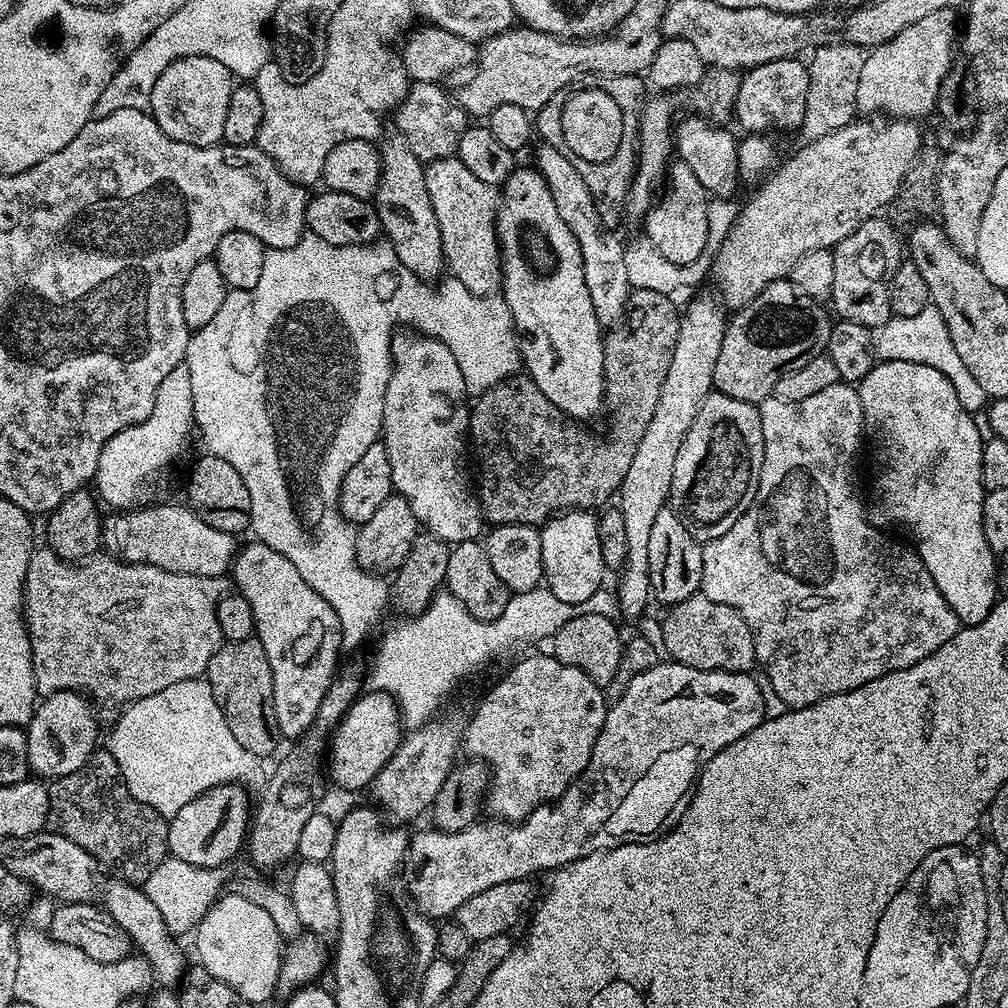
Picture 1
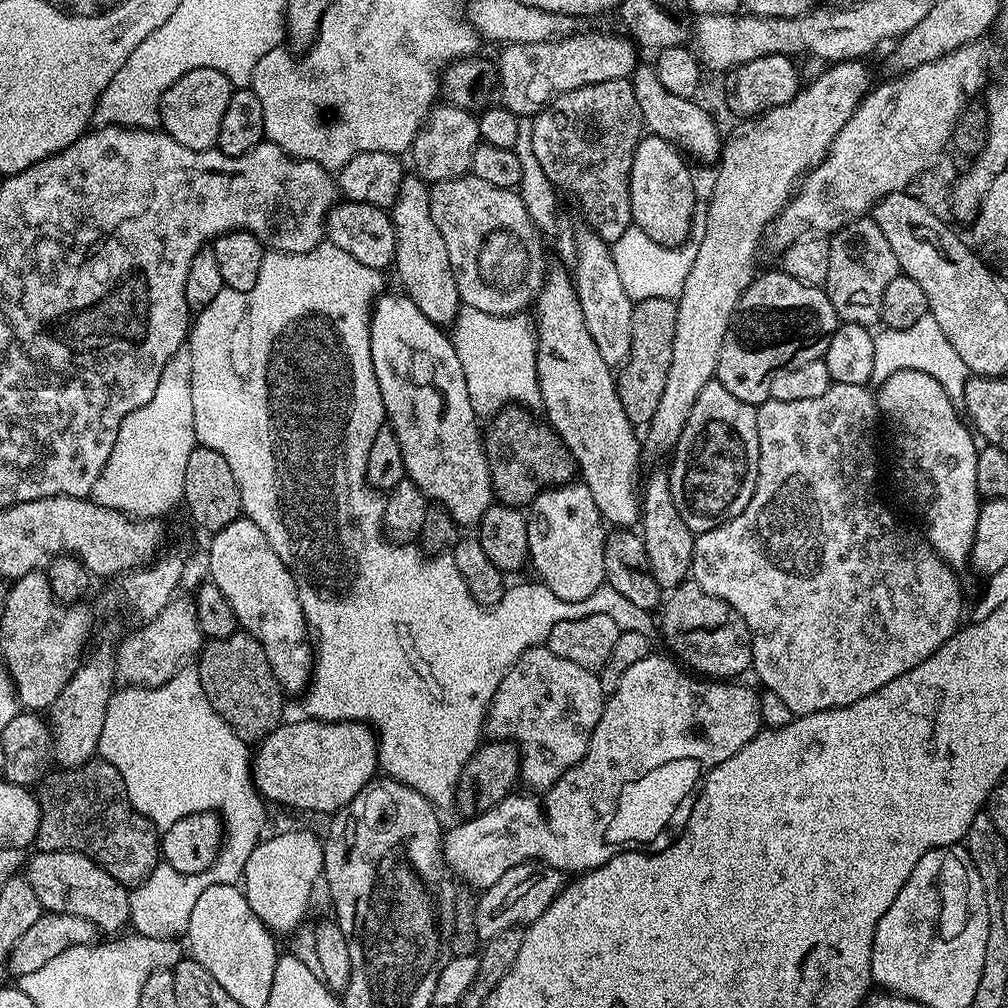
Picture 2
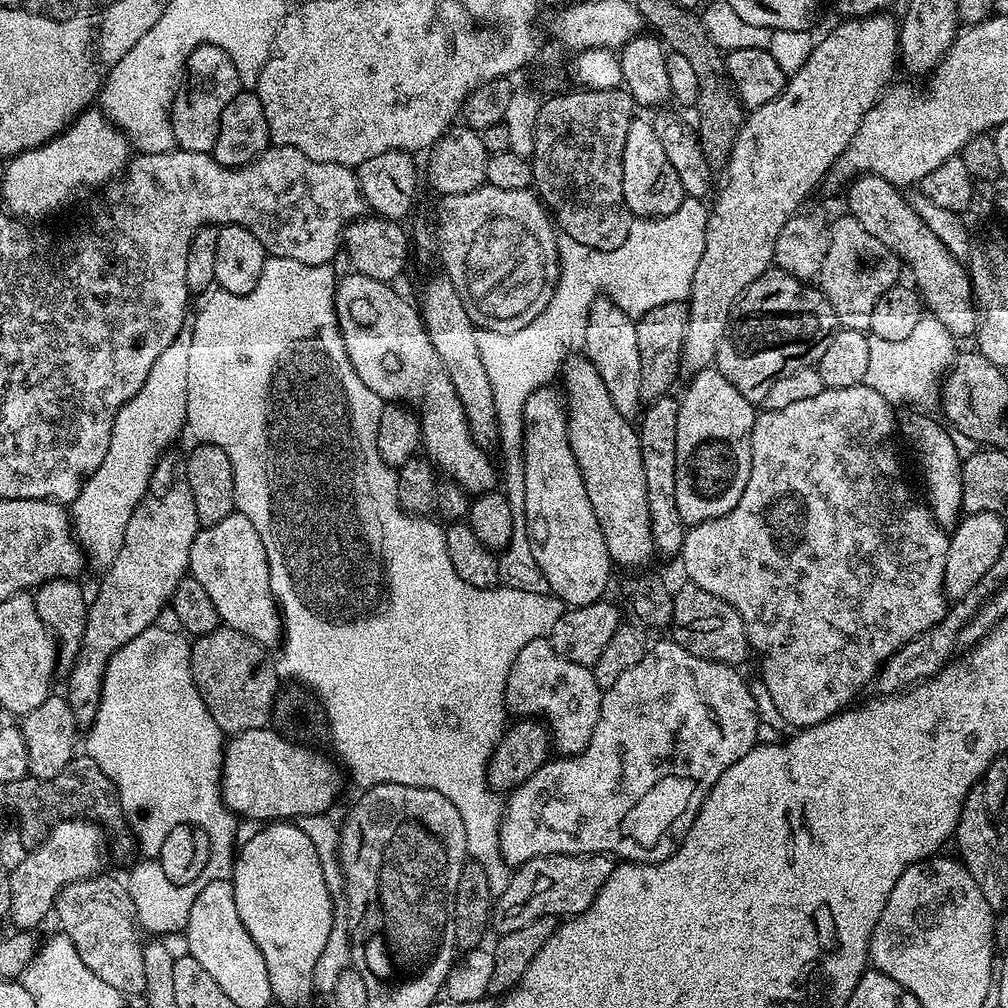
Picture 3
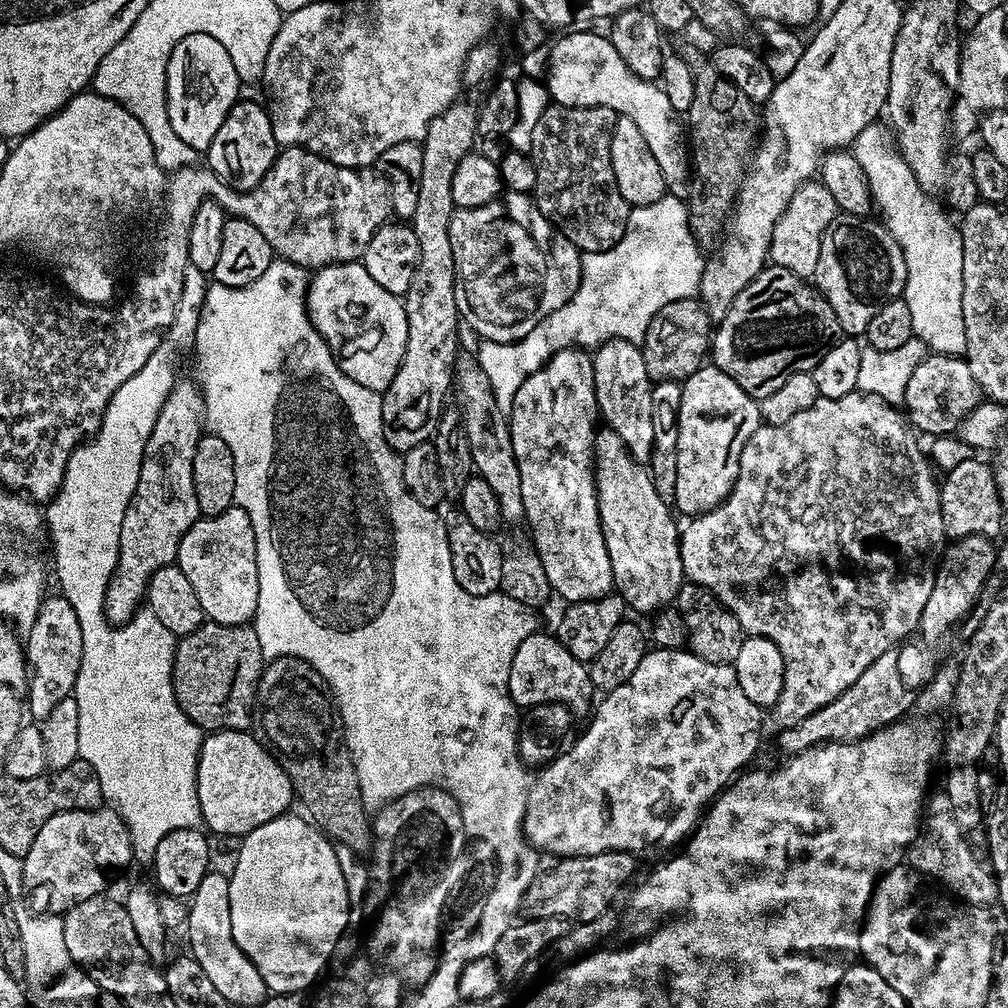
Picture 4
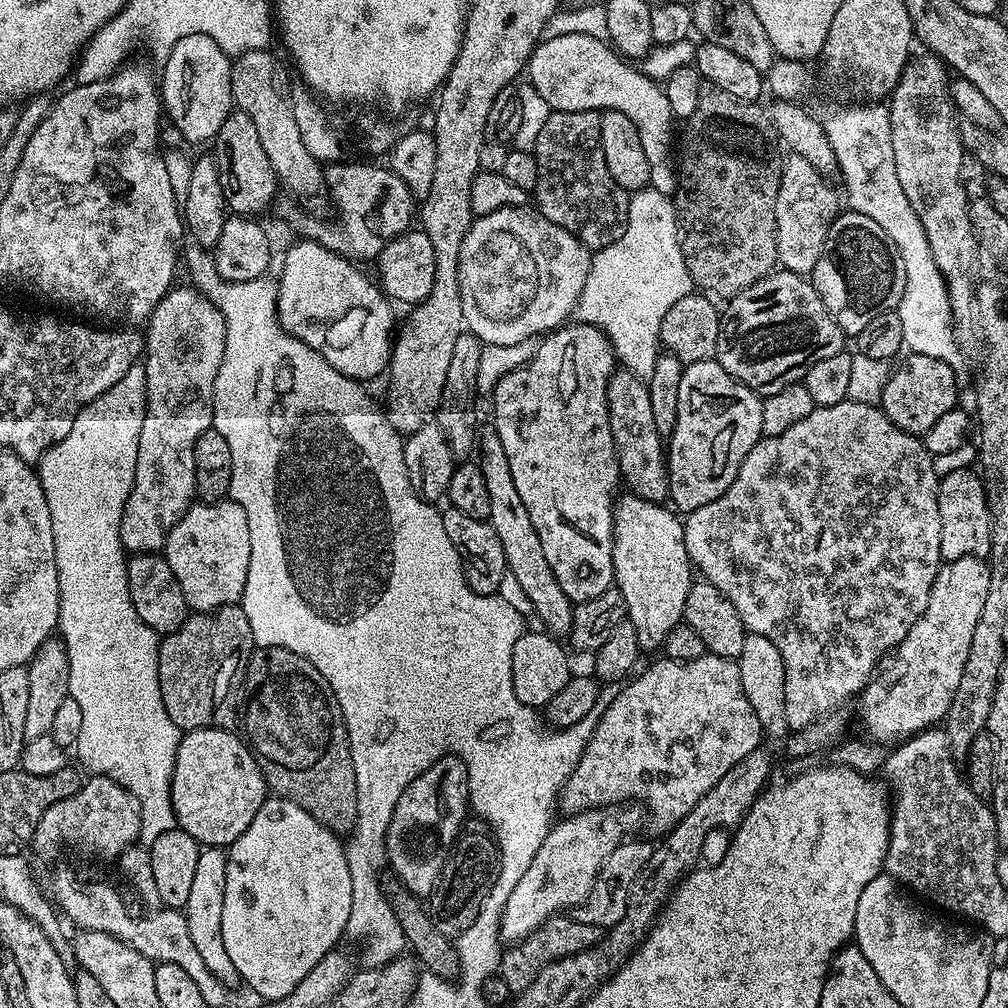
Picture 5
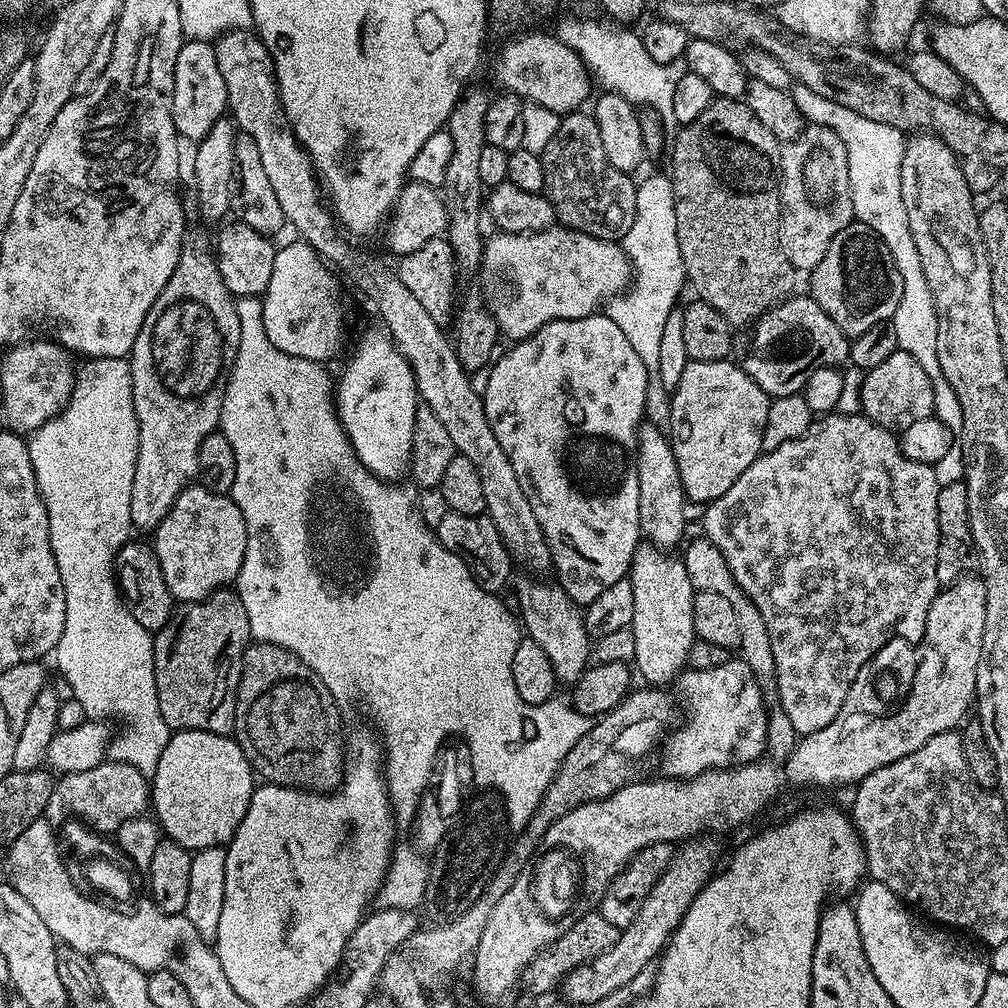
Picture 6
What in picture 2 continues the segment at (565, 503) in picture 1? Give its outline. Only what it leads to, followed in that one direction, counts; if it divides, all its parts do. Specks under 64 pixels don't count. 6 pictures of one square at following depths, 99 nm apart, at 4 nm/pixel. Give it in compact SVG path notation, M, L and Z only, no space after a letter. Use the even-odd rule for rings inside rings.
M650 298L639 301L632 309L632 352L619 369L615 382L622 410L626 410L626 418L630 418L634 426L647 426L658 411L666 374L670 374L675 329L676 304L672 300ZM520 406L503 408L487 421L483 433L495 499L519 509L531 505L544 489L569 483L578 472L568 447L551 424L543 419L535 420L528 412L531 411Z

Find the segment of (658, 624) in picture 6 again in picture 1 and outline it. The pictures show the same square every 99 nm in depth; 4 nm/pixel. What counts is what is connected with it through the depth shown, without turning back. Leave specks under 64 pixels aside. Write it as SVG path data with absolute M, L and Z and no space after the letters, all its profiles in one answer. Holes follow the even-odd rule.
M517 167L516 171L510 174L508 181L502 185L502 206L496 209L496 241L500 243L500 265L504 275L502 298L512 315L512 326L518 333L520 359L527 375L531 376L534 383L538 386L538 390L542 390L542 394L546 394L546 398L550 398L550 402L554 402L554 406L558 406L558 410L562 410L567 416L571 416L577 422L588 422L584 420L598 415L600 408L602 412L605 407L604 336L602 335L598 318L594 314L594 306L590 302L590 290L586 288L586 278L582 274L582 250L578 250L578 238L574 238L574 234L570 231L570 226L566 226L566 222L558 214L558 206L554 206L554 198L550 198L550 186L546 186L542 174L535 167Z

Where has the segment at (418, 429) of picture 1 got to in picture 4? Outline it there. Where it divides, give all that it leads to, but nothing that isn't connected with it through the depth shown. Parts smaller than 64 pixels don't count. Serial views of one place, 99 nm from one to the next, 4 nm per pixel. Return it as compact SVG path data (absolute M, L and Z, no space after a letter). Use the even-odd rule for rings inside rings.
M363 263L328 264L311 273L306 297L308 317L340 361L340 369L358 386L383 393L394 382L406 354L408 319L403 299L382 290Z

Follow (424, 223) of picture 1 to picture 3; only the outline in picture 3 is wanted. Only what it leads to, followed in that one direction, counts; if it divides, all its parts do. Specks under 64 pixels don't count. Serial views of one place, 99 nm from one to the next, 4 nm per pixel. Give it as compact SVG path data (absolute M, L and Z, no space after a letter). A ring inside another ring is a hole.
M437 274L433 280L426 281L420 304L418 300L418 311L434 350L438 350L444 373L450 382L454 382L454 390L462 402L462 410L470 426L472 441L482 449L495 449L500 431L494 410L494 392L490 390L490 380L486 378L486 366L482 366L482 354L478 354L478 329L472 323L470 314L466 314L466 306L462 306L462 298L458 298L454 282L450 282L443 274Z

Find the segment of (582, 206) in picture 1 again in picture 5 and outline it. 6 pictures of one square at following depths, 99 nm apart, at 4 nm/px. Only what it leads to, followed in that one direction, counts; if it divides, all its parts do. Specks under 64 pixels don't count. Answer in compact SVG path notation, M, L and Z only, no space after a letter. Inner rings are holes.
M627 370L613 372L608 383L608 413L620 463L620 475L626 488L628 484L627 491L631 495L642 497L643 500L667 501L666 440L661 436L658 426L654 426L647 383Z

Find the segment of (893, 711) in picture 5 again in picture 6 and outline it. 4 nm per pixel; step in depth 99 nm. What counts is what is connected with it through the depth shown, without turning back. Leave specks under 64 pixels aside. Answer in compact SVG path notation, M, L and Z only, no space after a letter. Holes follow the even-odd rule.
M972 575L958 576L951 584L941 587L930 606L922 647L919 649L924 655L924 660L918 662L920 676L916 676L916 688L912 688L912 700L908 700L908 708L904 708L900 716L886 720L884 724L868 726L862 738L836 738L834 722L834 726L822 726L822 730L797 739L796 748L782 764L790 783L813 784L816 788L832 788L835 784L852 786L862 778L874 774L874 770L890 766L890 762L898 762L898 758L906 758L906 754L914 754L914 750L918 750L918 746L926 746L926 742L930 742L934 734L950 732L961 727L976 699L978 658L982 654L982 630L986 626L986 586L979 575Z

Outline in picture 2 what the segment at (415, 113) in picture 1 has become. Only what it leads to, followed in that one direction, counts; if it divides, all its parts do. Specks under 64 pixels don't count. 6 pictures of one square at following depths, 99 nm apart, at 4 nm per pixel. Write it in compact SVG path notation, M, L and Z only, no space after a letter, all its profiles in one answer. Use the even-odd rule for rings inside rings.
M447 102L437 103L410 149L412 164L416 167L413 168L415 175L429 185L467 176L472 167L474 150L481 143L478 119L469 109L459 108Z

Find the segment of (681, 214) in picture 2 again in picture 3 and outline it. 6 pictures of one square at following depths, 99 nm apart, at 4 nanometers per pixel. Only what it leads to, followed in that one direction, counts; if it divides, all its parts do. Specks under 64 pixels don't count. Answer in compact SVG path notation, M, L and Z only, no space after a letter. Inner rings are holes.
M633 118L626 130L622 150L622 192L626 206L636 218L674 214L684 201L686 193L682 182L674 166L670 166L670 158L666 158L662 142L658 142L658 134L654 134L651 119Z

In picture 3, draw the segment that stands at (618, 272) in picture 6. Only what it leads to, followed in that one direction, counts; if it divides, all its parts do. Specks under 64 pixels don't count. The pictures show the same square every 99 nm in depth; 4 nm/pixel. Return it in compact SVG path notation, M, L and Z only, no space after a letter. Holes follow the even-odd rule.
M486 182L480 188L470 190L466 194L440 196L438 202L440 202L440 205L436 208L434 231L438 241L438 256L440 252L440 260L444 263L442 272L450 282L454 282L454 290L458 290L458 298L462 298L462 306L466 306L466 314L470 314L472 323L476 325L477 329L485 328L486 330L498 330L499 332L513 332L514 330L522 330L522 326L530 326L530 322L534 322L534 318L538 318L538 314L542 314L546 310L546 306L556 289L562 263L561 253L556 246L557 229L550 219L548 208L544 206L540 197L536 195L532 188L498 190L498 186Z

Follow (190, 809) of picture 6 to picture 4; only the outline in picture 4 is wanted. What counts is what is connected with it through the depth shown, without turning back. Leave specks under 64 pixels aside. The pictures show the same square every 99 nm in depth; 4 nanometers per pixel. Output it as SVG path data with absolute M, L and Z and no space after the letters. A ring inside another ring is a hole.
M212 730L204 737L198 758L196 789L200 818L209 833L243 838L250 830L285 815L291 809L288 807L294 804L292 783L286 770L252 734L248 730Z

